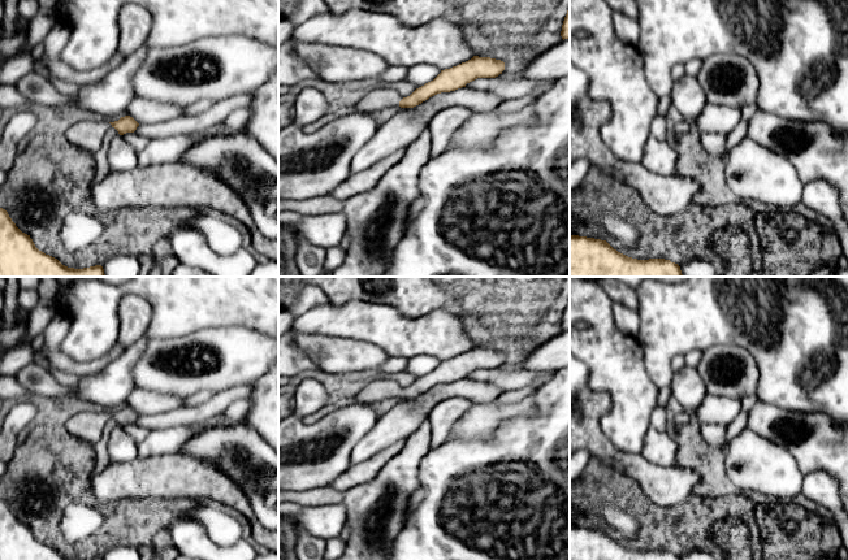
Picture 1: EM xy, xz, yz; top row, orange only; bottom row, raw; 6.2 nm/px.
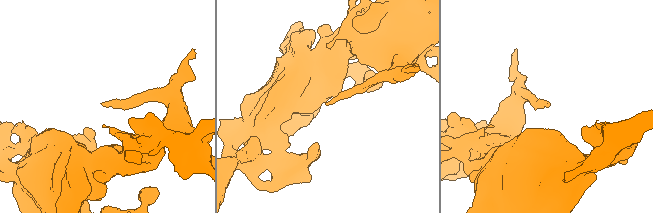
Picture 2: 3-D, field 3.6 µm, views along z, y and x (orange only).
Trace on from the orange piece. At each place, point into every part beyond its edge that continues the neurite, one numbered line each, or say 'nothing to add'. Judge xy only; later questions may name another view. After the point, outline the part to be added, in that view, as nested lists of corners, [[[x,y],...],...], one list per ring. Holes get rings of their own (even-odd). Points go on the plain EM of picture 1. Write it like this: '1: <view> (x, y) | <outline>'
1: xy (89, 425) | [[[94,409],[79,411],[72,414],[65,422],[65,427],[79,439],[94,444],[103,434],[107,422],[112,418],[109,413],[96,412]]]

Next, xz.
1: xz (377, 390) | [[[386,378],[369,381],[354,396],[355,400],[364,404],[375,404],[386,399],[399,398],[403,388],[398,387],[395,382]]]

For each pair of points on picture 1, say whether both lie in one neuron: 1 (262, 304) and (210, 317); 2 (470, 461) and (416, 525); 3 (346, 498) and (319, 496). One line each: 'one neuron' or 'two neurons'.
1: one neuron
2: one neuron
3: one neuron

